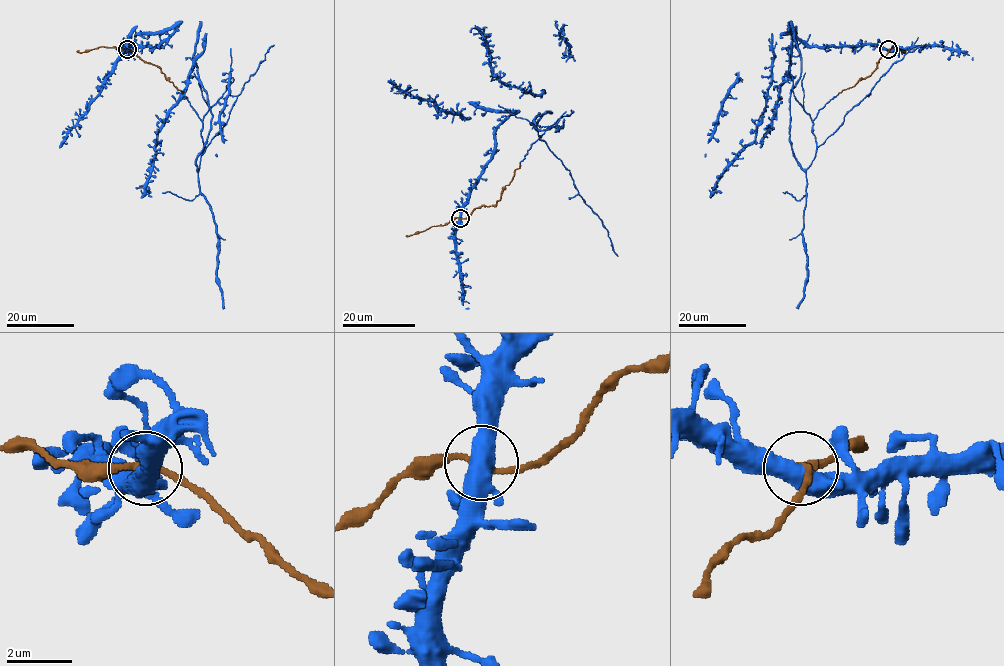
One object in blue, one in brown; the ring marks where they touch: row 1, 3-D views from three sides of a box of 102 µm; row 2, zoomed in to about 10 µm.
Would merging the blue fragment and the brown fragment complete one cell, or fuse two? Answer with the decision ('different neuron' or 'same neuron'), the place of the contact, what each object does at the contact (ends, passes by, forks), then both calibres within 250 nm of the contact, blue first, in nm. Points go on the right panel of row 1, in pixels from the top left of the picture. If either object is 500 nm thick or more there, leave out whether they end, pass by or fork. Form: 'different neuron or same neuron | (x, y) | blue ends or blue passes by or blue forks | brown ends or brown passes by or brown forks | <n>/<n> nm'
same neuron | (888, 49) | 550/170 nm

